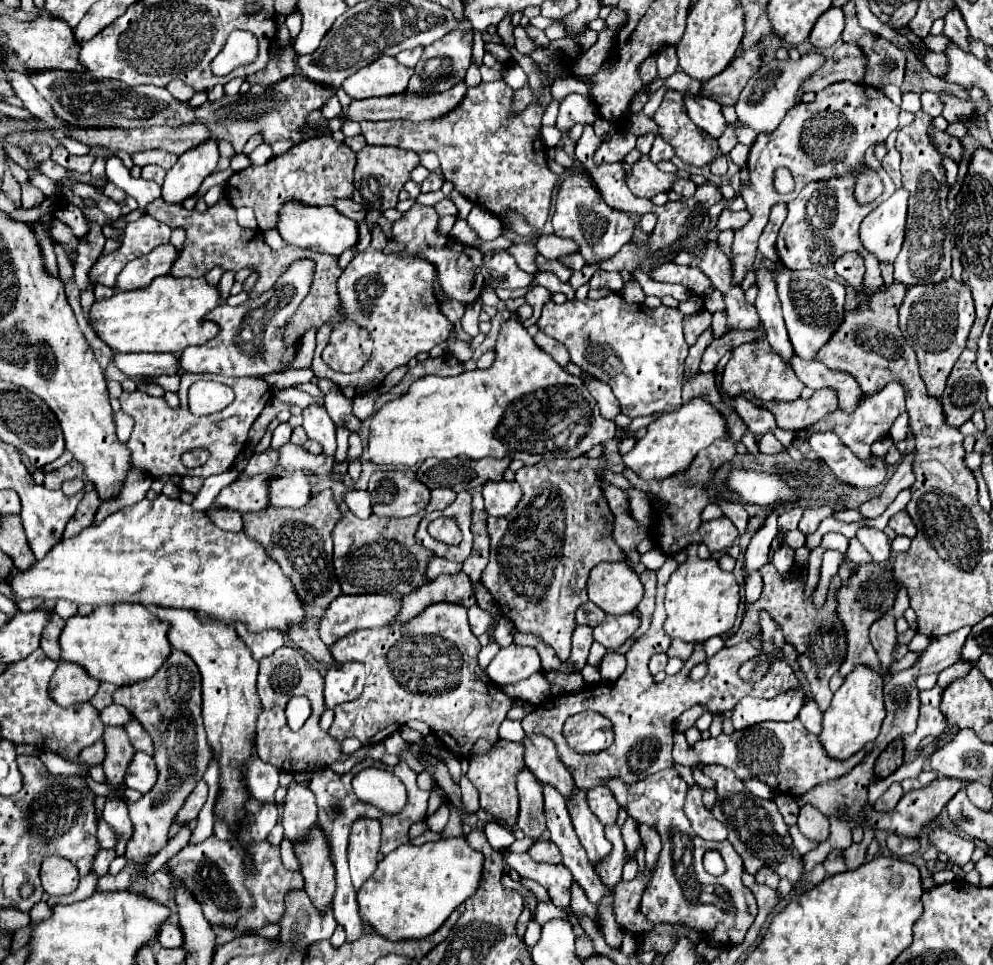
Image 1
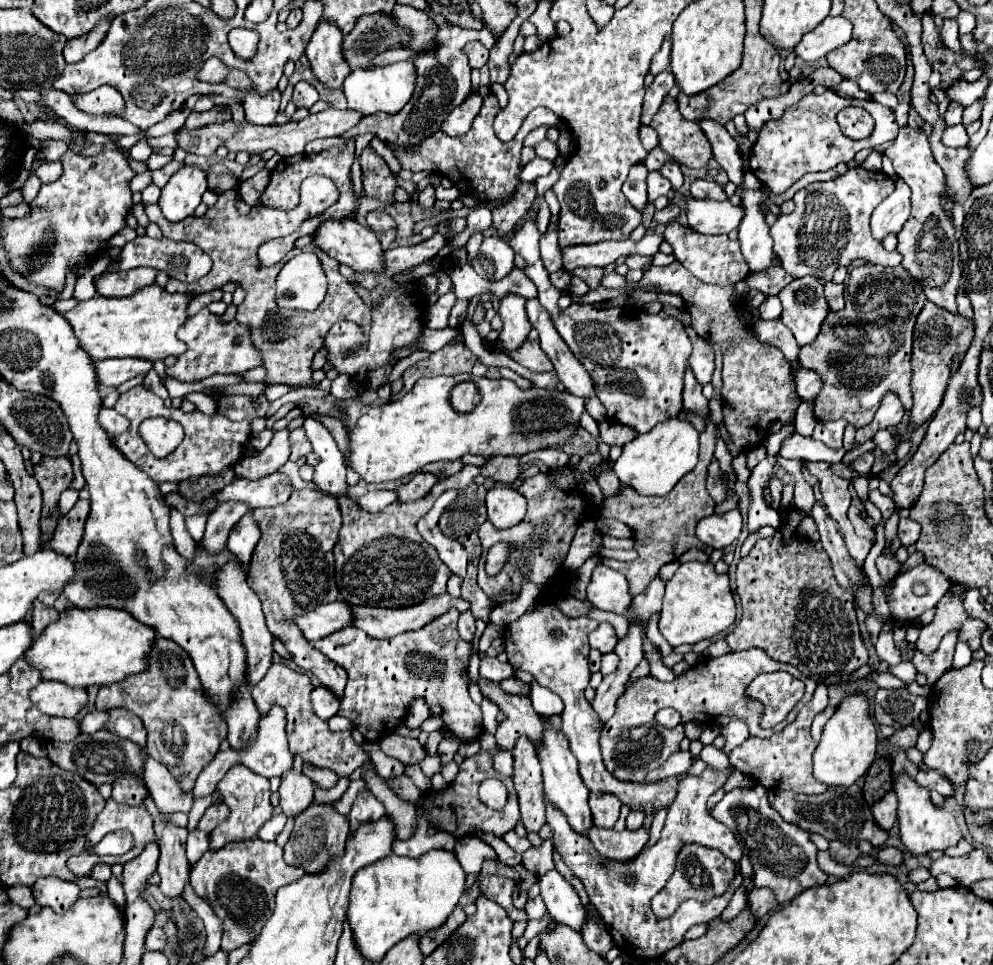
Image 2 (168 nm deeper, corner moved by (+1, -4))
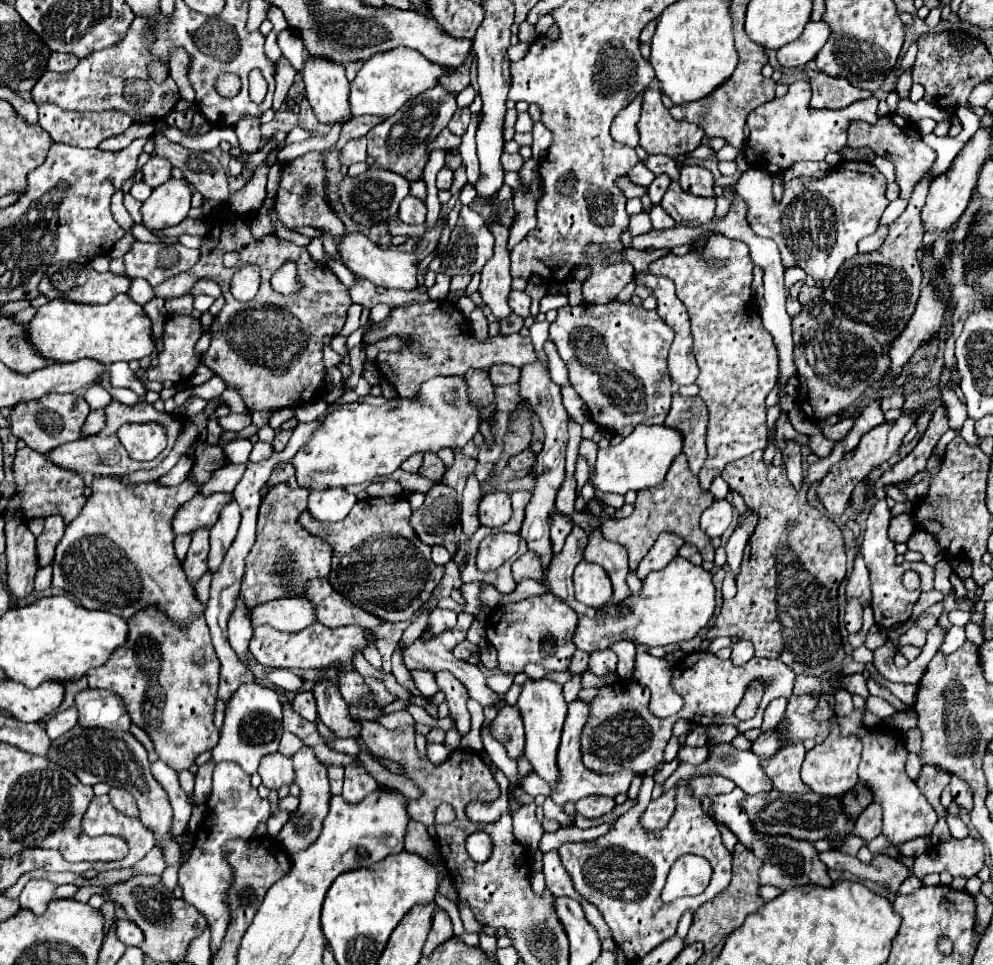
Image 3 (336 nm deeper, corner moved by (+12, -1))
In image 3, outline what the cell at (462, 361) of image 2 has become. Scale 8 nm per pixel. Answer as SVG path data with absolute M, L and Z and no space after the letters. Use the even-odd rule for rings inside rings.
M451 301L409 303L403 307L397 307L391 311L391 315L385 321L373 325L365 333L365 343L373 345L375 341L381 341L391 335L415 339L413 343L409 343L407 347L403 347L397 353L379 353L377 355L377 365L379 365L381 373L403 399L415 399L419 395L421 383L427 381L429 377L437 377L437 375L465 377L465 373L469 369L489 371L497 363L511 363L515 367L521 367L525 363L535 361L535 349L533 349L531 339L523 337L519 333L513 333L507 337L497 335L497 337L489 337L487 341L479 343L473 337L467 319L461 315L457 305Z

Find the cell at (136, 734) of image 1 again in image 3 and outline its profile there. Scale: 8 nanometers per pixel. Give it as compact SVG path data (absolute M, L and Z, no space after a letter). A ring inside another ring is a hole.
M105 689L79 691L75 695L75 707L79 711L79 725L81 727L127 731L131 725L131 719L127 715L123 699L111 691L105 691Z

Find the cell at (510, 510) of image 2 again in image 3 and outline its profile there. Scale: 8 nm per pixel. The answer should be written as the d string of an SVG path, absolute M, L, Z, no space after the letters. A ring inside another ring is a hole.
M489 493L479 503L479 521L485 527L501 527L511 517L511 497L509 493Z

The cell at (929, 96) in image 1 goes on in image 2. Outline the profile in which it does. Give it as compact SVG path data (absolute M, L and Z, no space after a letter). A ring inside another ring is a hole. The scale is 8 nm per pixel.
M950 102L946 114L944 114L944 120L948 126L954 126L954 124L960 124L962 120L962 106L958 102Z

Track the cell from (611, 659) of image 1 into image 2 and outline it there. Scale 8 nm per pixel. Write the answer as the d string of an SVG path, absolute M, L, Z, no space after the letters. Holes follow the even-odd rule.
M610 652L610 654L604 654L602 656L602 668L600 668L600 672L606 676L606 674L610 674L610 672L614 672L616 670L616 666L618 666L618 656L614 654L614 652Z

